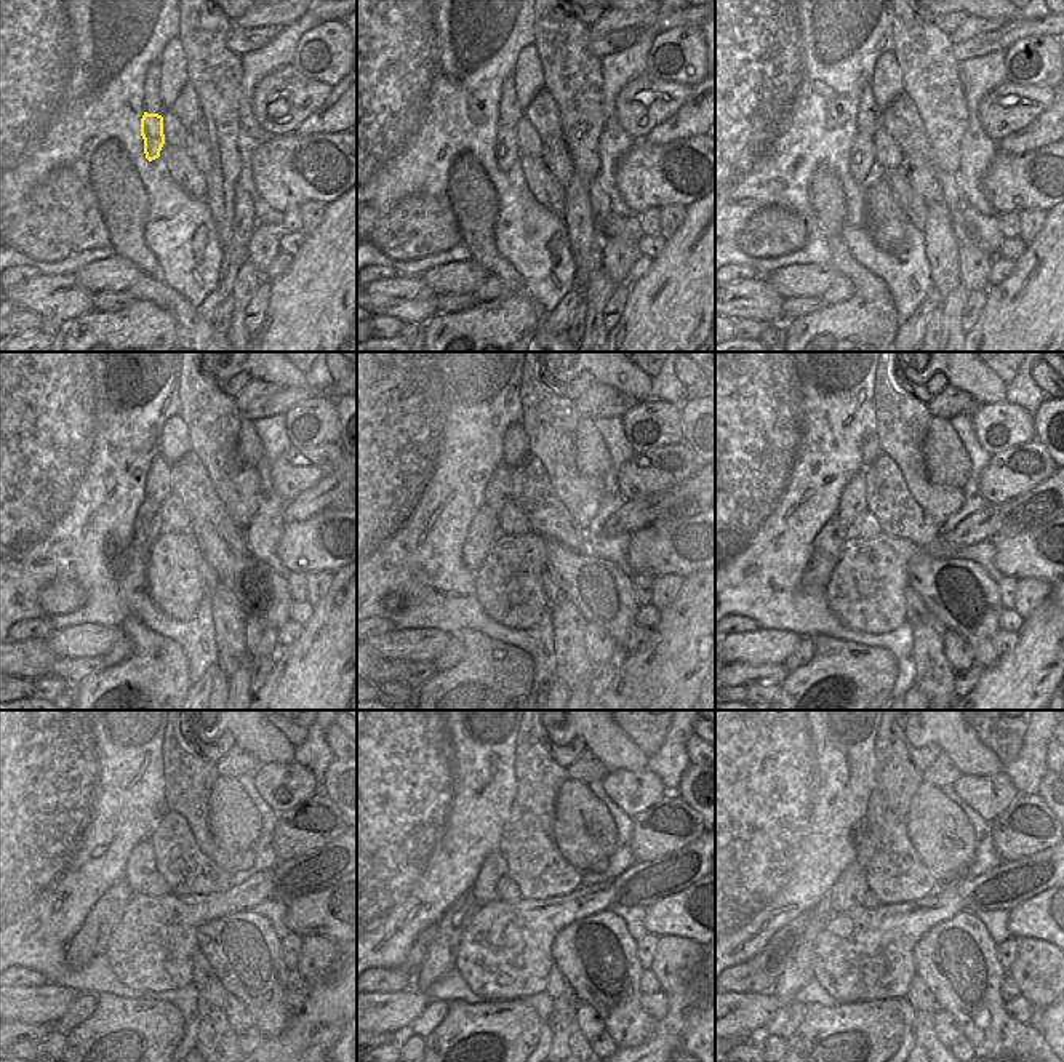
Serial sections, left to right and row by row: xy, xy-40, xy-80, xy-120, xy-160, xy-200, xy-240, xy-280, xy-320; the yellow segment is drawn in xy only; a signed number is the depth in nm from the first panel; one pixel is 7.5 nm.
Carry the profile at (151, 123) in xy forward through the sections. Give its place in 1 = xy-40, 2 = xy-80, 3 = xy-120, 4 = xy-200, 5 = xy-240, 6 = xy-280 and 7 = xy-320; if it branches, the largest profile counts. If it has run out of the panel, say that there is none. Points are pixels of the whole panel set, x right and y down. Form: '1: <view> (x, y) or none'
1: xy-40 (508, 144)
2: xy-80 (863, 152)
3: xy-120 (146, 527)
4: xy-200 (828, 550)
5: xy-240 (98, 926)
6: xy-280 (440, 960)
7: xy-320 (799, 973)

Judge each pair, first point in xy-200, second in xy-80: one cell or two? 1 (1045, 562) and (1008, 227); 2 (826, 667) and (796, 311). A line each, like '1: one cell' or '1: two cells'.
1: two cells
2: two cells

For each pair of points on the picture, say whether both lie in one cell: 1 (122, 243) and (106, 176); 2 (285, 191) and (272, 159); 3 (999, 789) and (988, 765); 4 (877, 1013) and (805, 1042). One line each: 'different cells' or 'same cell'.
1: same cell
2: same cell
3: different cells
4: same cell

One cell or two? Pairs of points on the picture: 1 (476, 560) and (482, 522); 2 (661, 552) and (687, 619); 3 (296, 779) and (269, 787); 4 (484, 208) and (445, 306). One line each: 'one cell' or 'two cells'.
1: one cell
2: two cells
3: one cell
4: two cells

